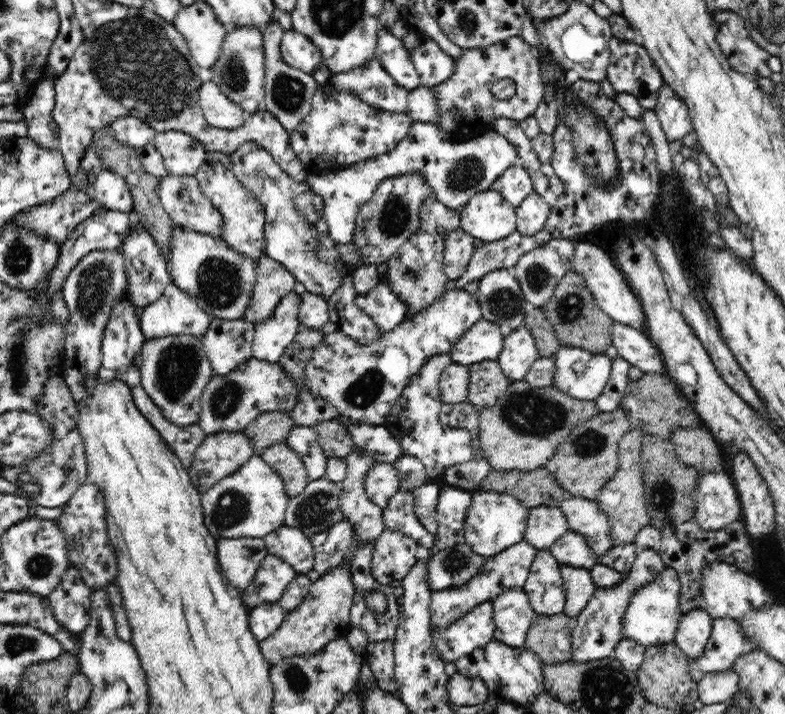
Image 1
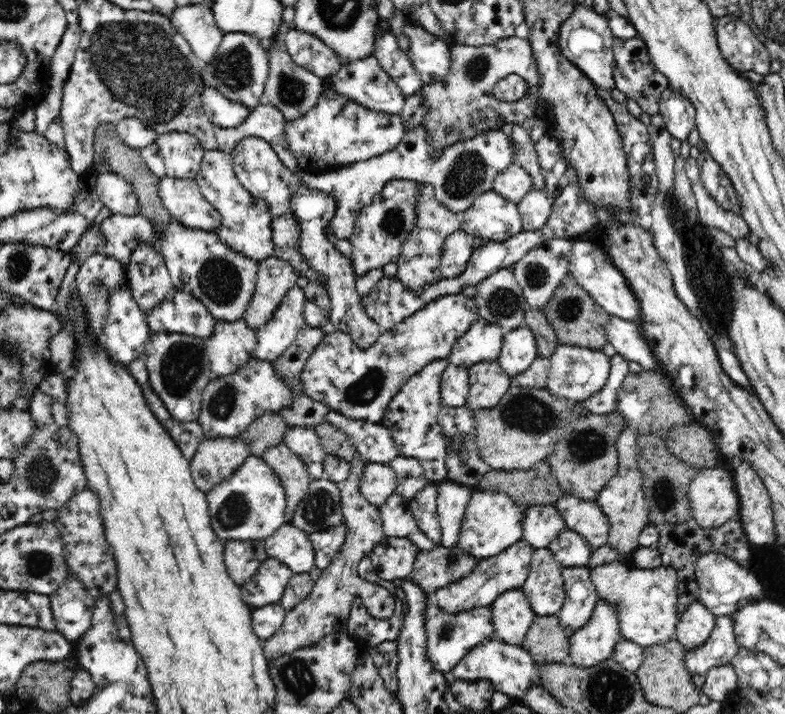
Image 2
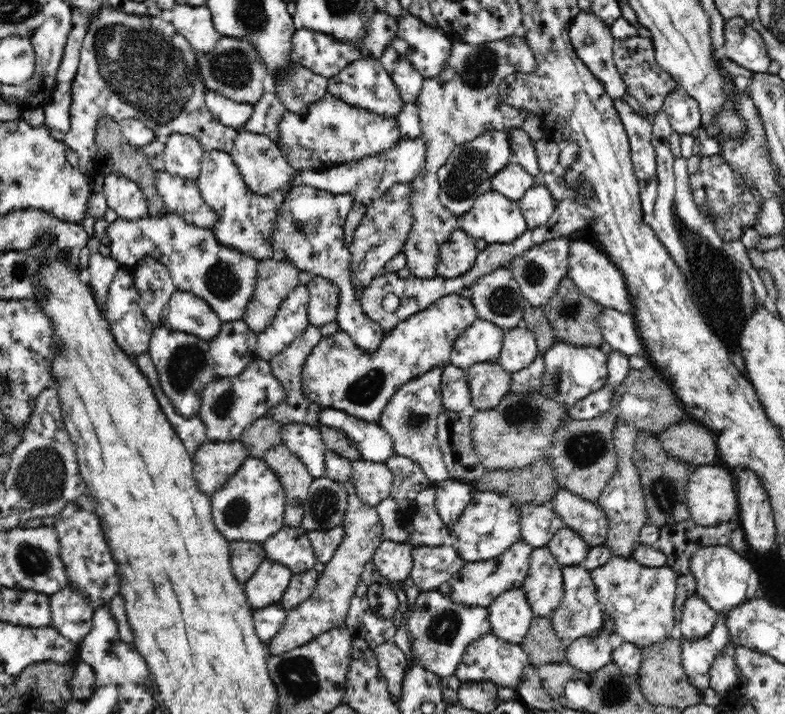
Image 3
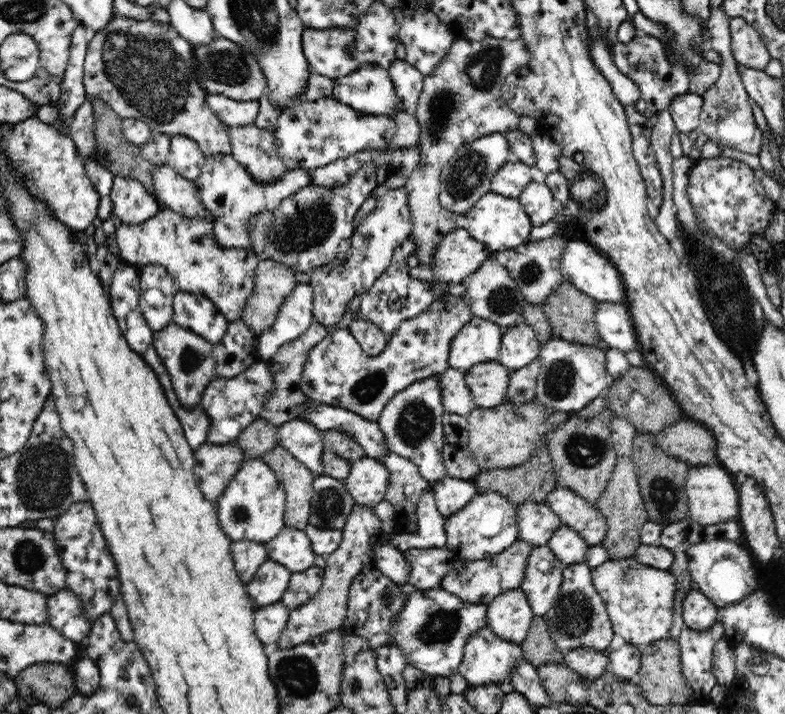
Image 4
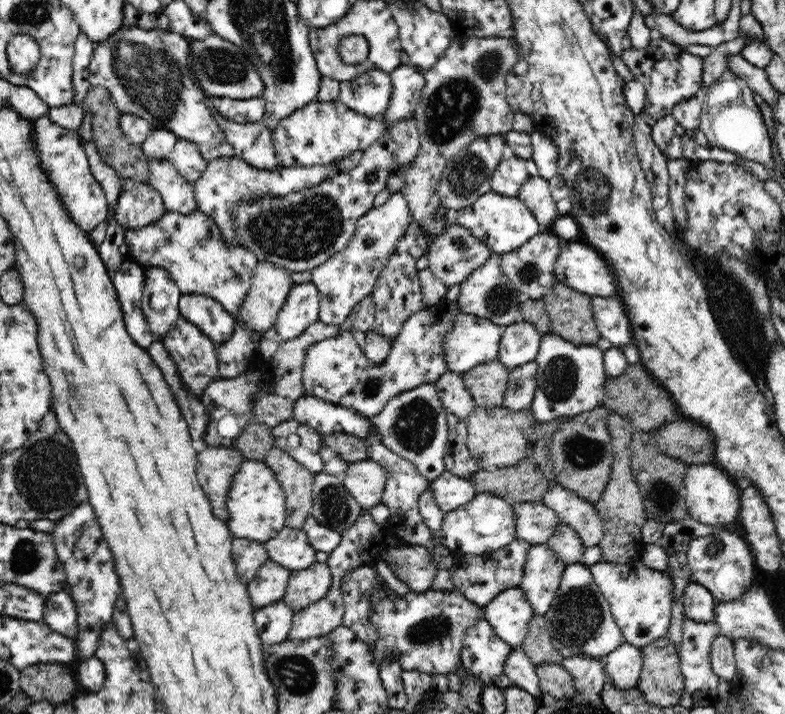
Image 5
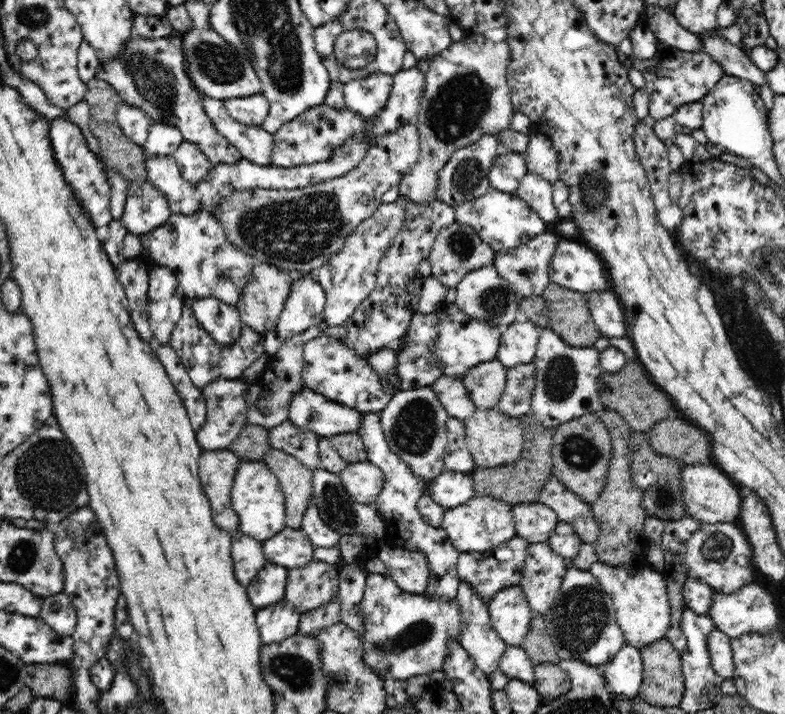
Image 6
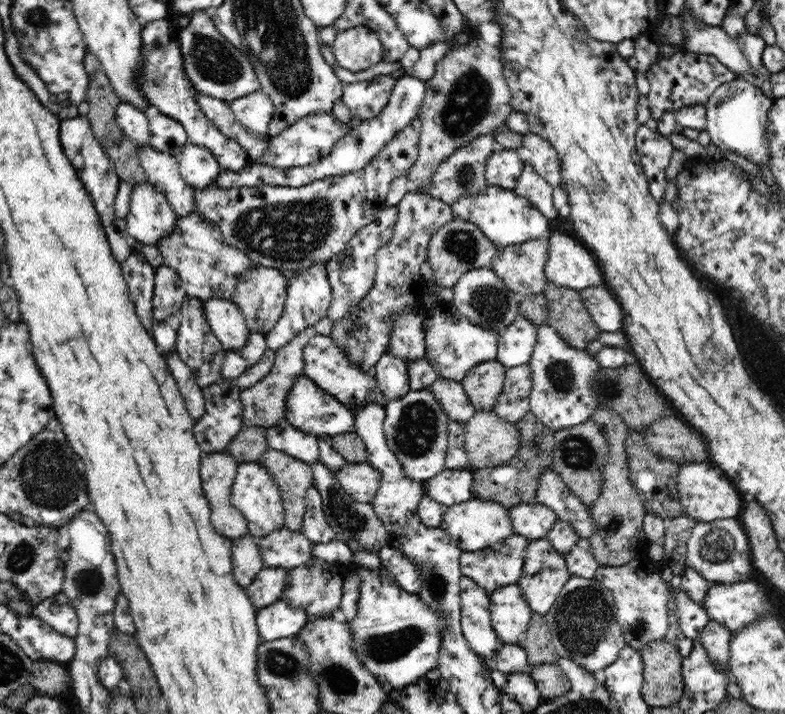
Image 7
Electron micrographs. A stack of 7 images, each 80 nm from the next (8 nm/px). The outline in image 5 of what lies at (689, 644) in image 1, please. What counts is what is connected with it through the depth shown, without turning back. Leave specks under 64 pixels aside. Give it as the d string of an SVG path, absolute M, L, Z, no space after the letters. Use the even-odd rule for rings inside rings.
M688 583L683 594L685 618L698 623L714 621L714 608L718 602L706 587L698 583Z

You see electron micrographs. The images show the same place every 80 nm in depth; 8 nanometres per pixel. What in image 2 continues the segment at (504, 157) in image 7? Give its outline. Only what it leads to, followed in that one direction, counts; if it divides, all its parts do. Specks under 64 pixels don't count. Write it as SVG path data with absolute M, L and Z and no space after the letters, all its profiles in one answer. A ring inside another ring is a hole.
M519 164L510 165L493 180L492 190L516 204L532 189L532 177Z

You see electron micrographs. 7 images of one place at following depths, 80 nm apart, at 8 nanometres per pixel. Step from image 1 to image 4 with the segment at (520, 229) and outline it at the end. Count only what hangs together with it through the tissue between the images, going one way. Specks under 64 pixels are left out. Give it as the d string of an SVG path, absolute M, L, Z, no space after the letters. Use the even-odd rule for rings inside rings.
M532 181L523 188L519 196L520 204L528 213L532 226L542 226L556 216L557 209L554 208L554 195L545 182Z

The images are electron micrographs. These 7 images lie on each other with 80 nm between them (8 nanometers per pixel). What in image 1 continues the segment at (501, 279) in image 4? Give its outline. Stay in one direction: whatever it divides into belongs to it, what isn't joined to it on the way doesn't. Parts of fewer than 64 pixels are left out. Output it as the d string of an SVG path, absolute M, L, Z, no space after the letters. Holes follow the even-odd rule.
M492 270L484 274L475 295L483 320L498 324L504 337L525 325L529 305L511 270Z

